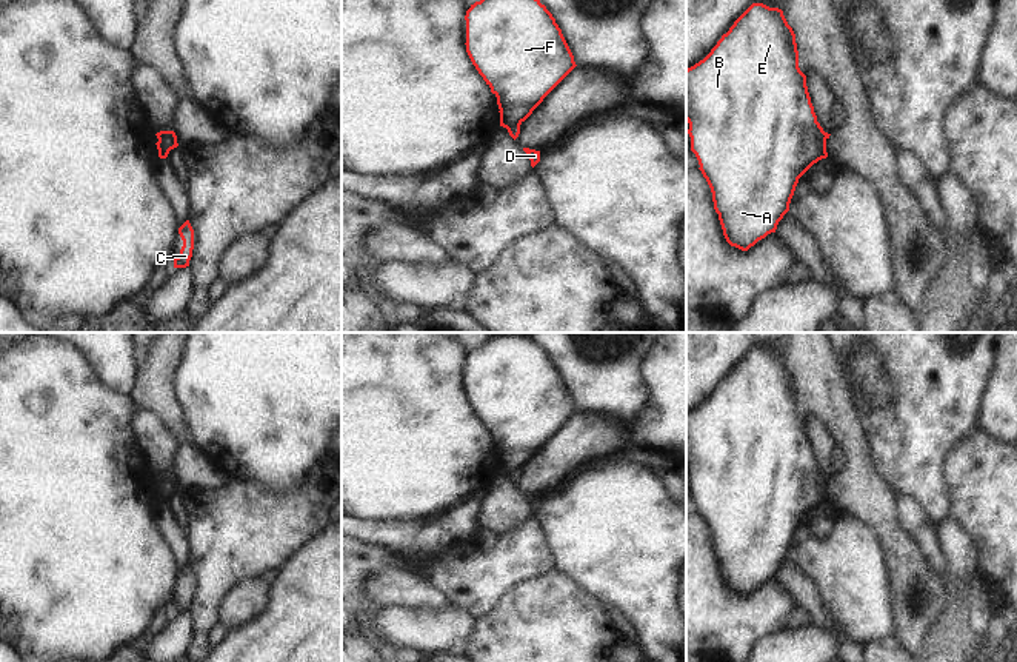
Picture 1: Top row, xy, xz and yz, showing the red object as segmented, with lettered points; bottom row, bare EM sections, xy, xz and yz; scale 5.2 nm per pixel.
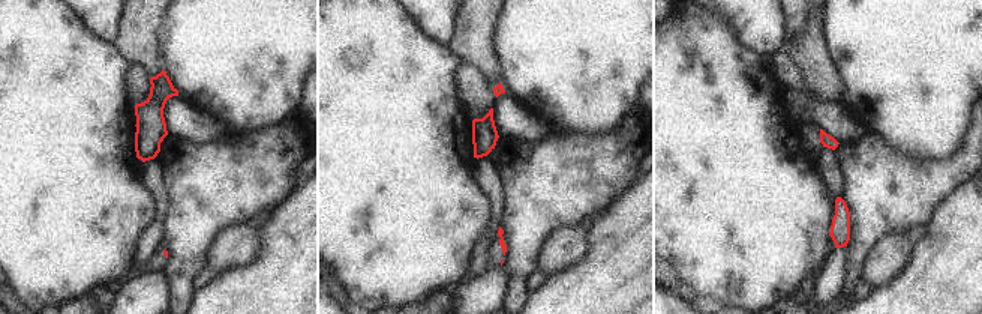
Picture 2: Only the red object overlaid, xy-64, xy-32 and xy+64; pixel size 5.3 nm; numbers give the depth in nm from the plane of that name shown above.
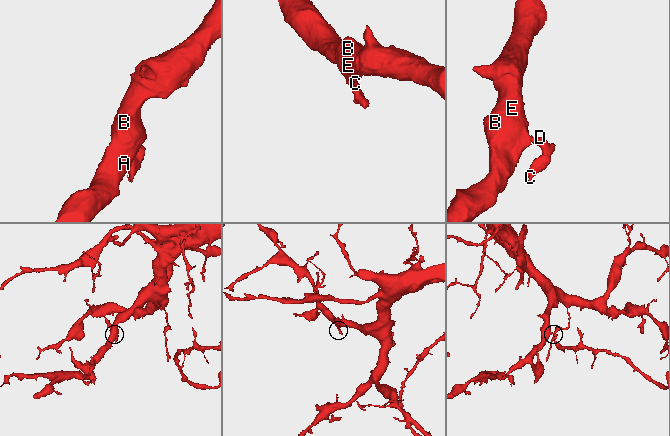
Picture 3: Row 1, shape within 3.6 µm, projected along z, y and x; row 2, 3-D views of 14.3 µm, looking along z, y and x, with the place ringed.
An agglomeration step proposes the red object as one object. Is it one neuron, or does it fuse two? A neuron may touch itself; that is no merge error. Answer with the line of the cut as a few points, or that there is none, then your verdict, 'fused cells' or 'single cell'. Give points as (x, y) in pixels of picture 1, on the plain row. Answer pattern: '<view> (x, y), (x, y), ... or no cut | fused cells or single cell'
xz (519, 468), (506, 473) | fused cells

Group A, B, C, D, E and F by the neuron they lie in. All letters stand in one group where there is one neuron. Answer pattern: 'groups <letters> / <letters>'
groups A B E F / C D

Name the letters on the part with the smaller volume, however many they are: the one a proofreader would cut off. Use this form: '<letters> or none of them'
C, D

